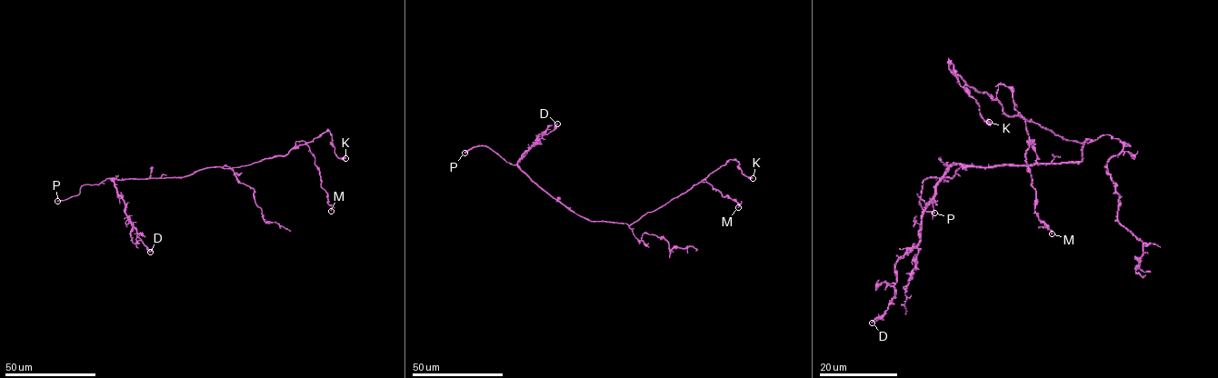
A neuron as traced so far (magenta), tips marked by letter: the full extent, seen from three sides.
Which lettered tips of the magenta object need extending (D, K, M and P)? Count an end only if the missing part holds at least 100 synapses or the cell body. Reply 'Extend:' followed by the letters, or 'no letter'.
Extend: P

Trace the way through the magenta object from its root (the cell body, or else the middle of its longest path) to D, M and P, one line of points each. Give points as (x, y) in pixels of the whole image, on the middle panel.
D: (608, 222), (588, 221), (571, 211), (539, 187), (518, 164), (538, 135), (547, 134), (557, 124)
M: (608, 222), (631, 225), (701, 181), (709, 183), (723, 196), (727, 195), (735, 199), (738, 207)
P: (608, 222), (588, 221), (571, 211), (539, 187), (516, 164), (506, 162), (486, 146), (474, 146), (464, 153)

